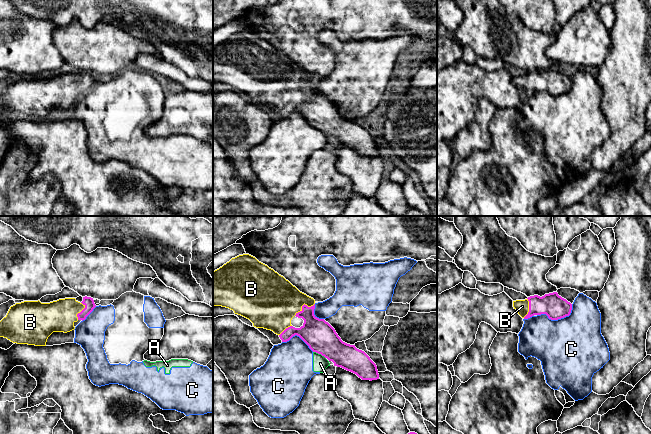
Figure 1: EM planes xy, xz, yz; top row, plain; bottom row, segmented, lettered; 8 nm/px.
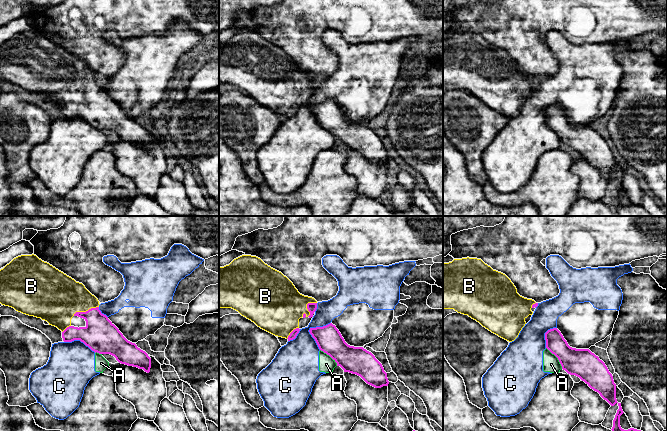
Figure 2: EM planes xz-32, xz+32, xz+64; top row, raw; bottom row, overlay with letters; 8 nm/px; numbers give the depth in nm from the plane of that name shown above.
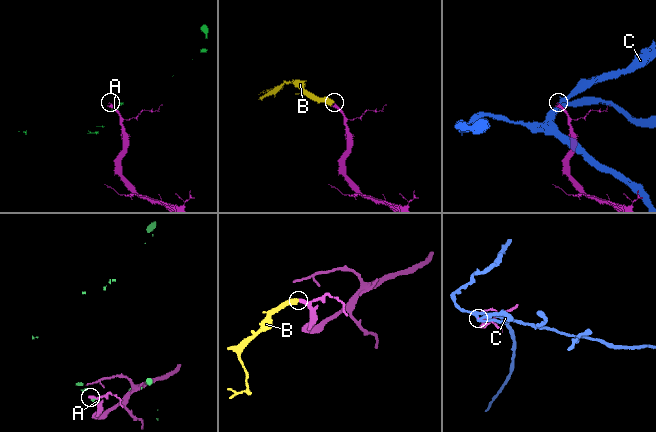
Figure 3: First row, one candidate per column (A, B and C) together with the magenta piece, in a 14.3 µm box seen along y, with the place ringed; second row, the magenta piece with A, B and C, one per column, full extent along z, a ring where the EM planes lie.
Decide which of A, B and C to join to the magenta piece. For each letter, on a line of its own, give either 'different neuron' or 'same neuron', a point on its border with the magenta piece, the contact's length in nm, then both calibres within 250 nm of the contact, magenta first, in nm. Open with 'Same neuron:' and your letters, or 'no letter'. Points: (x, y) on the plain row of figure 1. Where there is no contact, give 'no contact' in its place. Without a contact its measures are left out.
Same neuron: B
A: different neuron; contact xz (319, 129); length 120 nm; calibres 240 and 120 nm
B: same neuron; contact xz (303, 81); length 190 nm; calibres 240 and 400 nm
C: different neuron; contact yz (558, 94); length 300 nm; calibres 190 and 480 nm

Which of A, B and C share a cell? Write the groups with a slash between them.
A C / B

